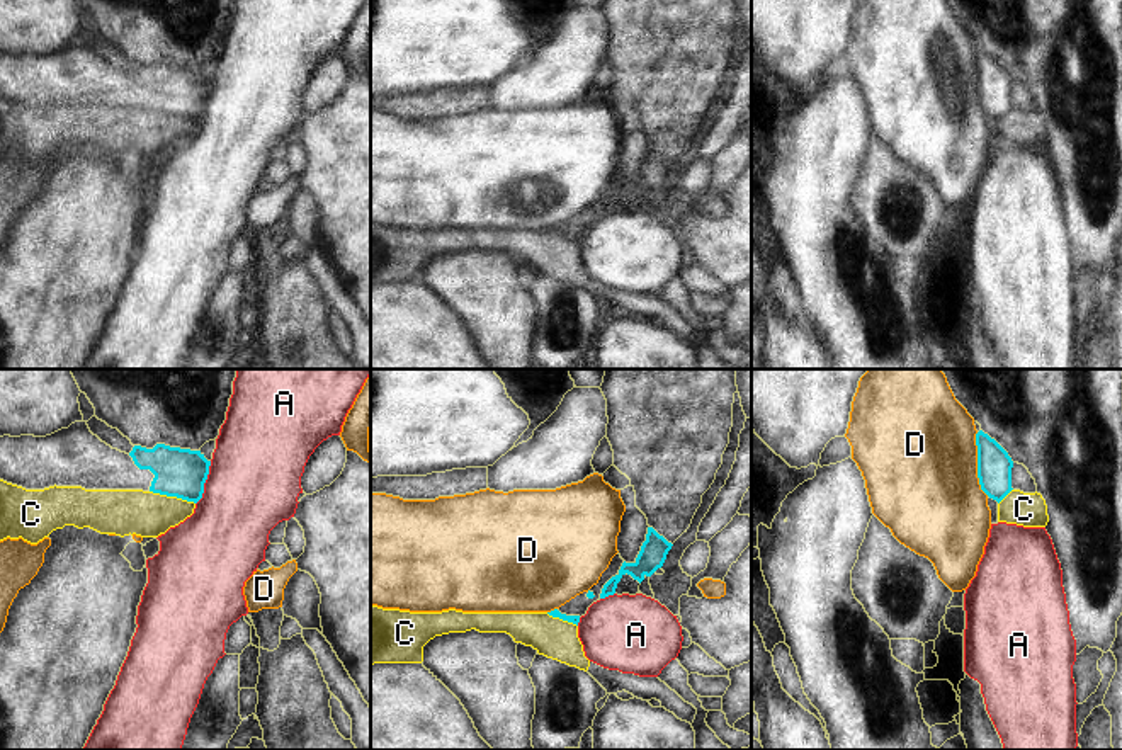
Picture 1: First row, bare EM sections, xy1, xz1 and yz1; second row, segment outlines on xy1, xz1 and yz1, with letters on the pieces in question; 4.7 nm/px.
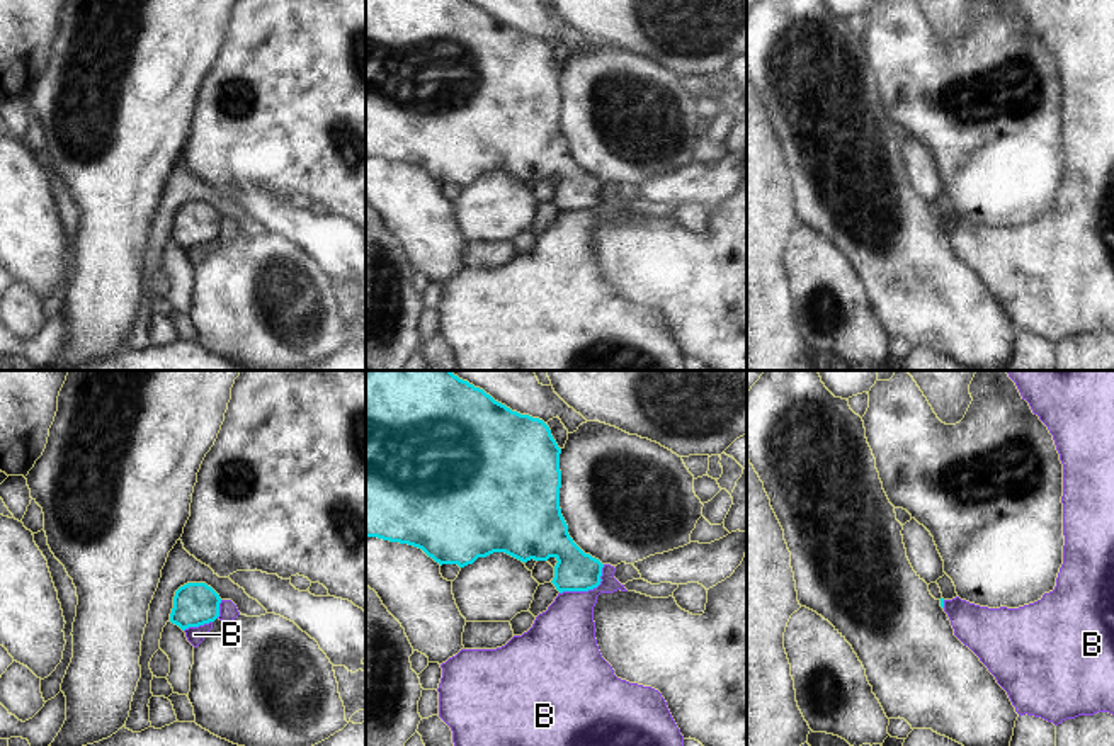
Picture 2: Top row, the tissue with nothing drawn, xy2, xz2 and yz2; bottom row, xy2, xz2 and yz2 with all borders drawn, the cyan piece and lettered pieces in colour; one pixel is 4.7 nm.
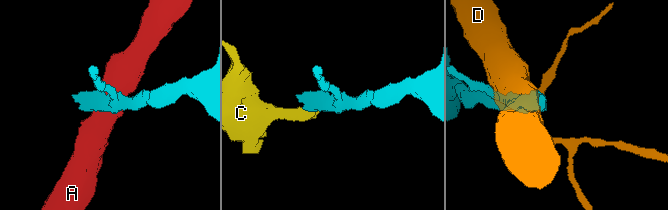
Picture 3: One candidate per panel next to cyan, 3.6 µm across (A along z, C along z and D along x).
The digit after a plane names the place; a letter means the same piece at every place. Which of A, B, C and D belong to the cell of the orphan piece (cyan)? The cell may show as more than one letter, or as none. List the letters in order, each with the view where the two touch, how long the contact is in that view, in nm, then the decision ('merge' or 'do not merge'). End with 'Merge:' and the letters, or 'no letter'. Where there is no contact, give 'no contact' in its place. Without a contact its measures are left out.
A: xy1 | 220 nm | do not merge
B: xz2 | 260 nm | do not merge
C: xy1 | 220 nm | do not merge
D: yz1 | 300 nm | do not merge
Merge: no letter

